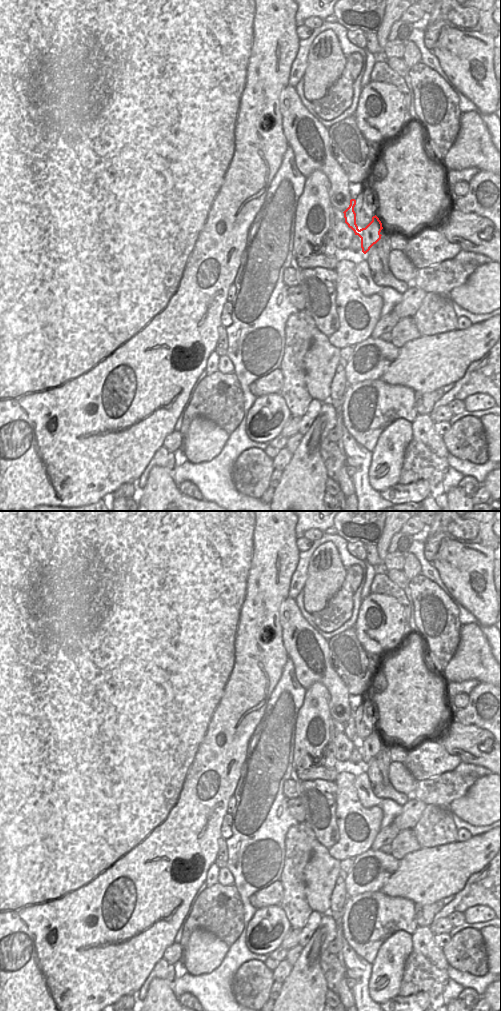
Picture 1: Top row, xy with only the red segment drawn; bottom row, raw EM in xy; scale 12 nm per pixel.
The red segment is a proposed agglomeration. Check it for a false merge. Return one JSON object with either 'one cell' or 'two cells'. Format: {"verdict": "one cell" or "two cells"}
{"verdict": "two cells"}

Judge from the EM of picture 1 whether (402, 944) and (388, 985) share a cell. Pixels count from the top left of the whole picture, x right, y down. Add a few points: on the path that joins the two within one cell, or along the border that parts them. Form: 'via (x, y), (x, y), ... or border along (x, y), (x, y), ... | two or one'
via (392, 954), (389, 959), (389, 975) | one

